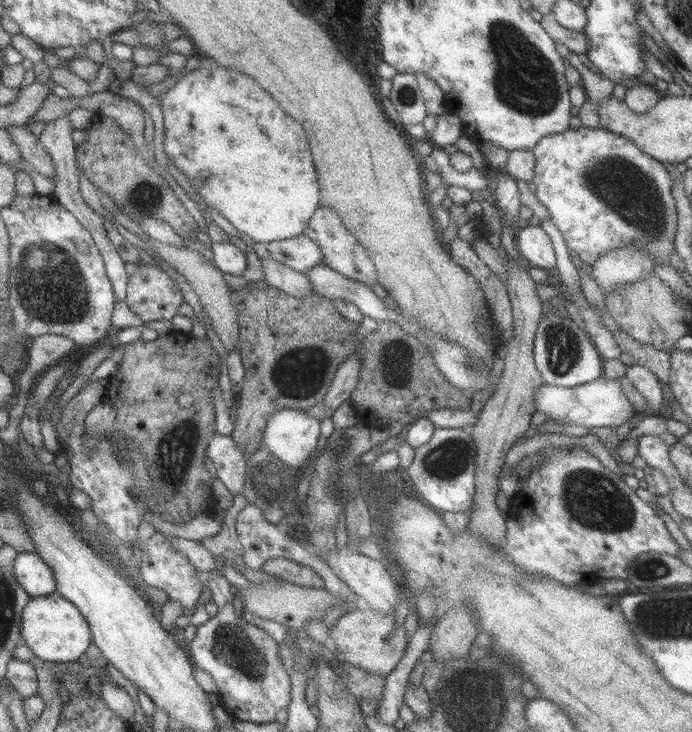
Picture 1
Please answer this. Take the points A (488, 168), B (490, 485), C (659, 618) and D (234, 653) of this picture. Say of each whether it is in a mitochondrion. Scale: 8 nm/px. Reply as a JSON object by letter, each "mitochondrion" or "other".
{"A":"other","B":"other","C":"mitochondrion","D":"mitochondrion"}

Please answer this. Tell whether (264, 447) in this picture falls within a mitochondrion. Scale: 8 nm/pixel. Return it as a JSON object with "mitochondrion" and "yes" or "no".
{"mitochondrion":"no"}

